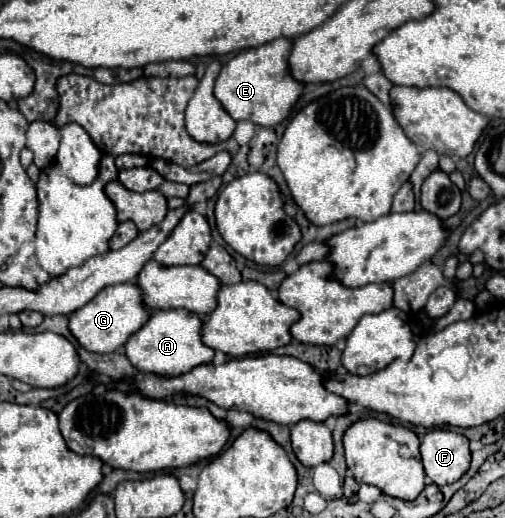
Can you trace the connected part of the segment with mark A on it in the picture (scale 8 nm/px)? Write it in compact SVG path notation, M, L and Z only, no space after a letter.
M151 310L149 320L127 338L125 356L141 372L159 376L179 376L189 372L193 366L213 360L213 350L207 348L201 338L201 318L187 310Z

